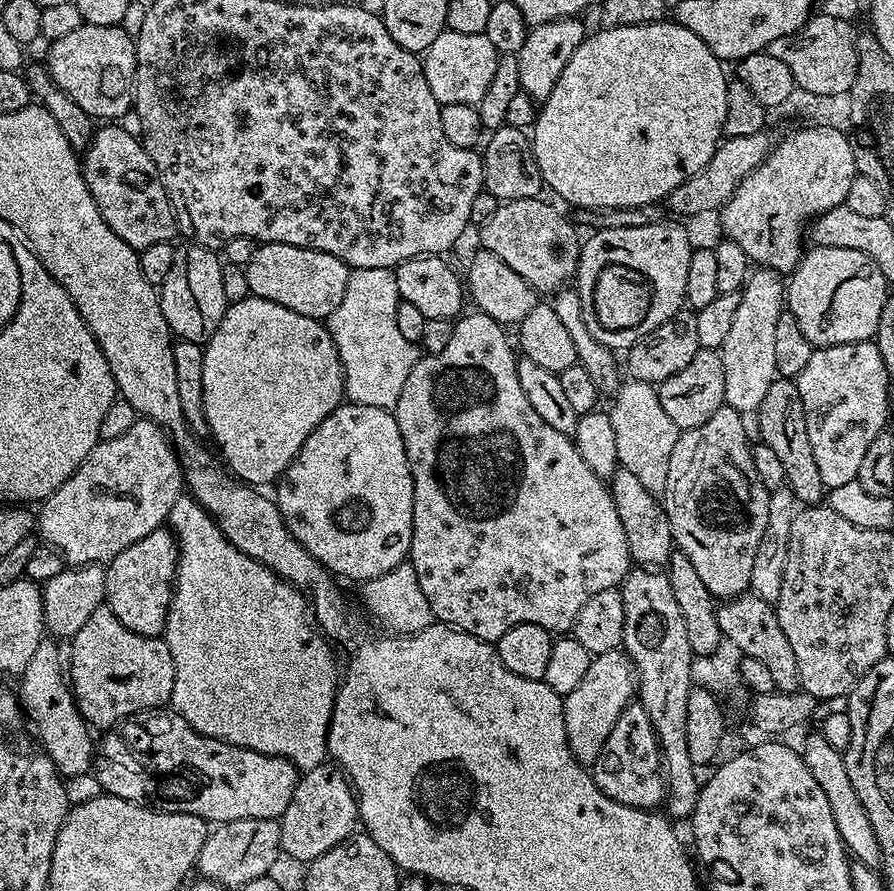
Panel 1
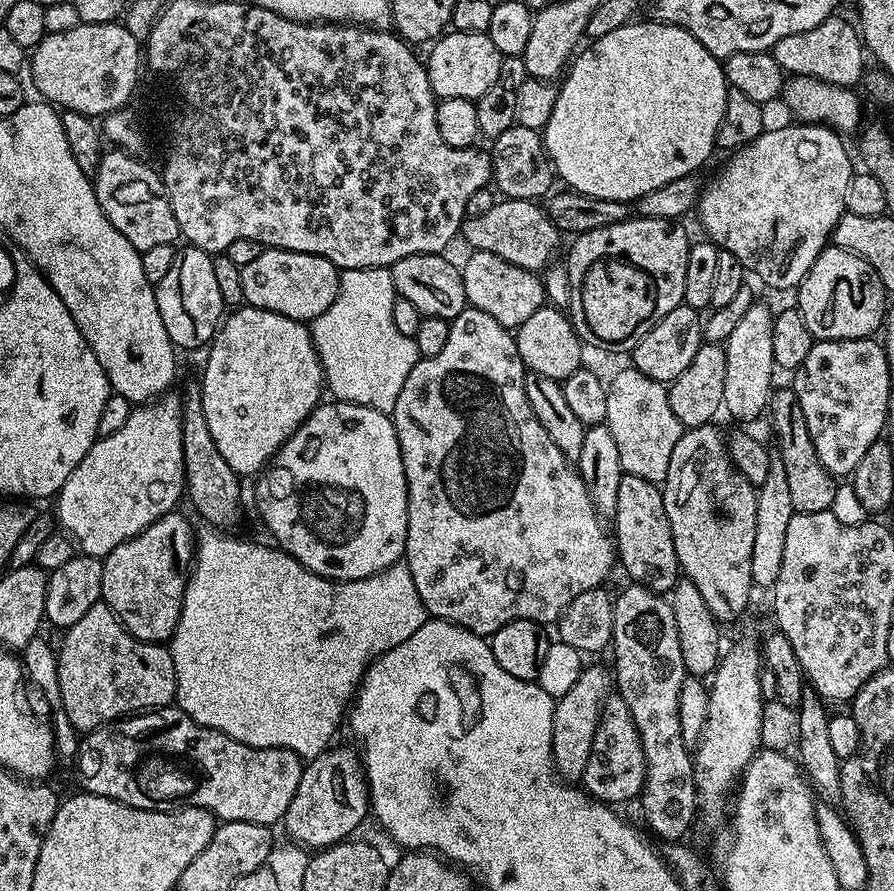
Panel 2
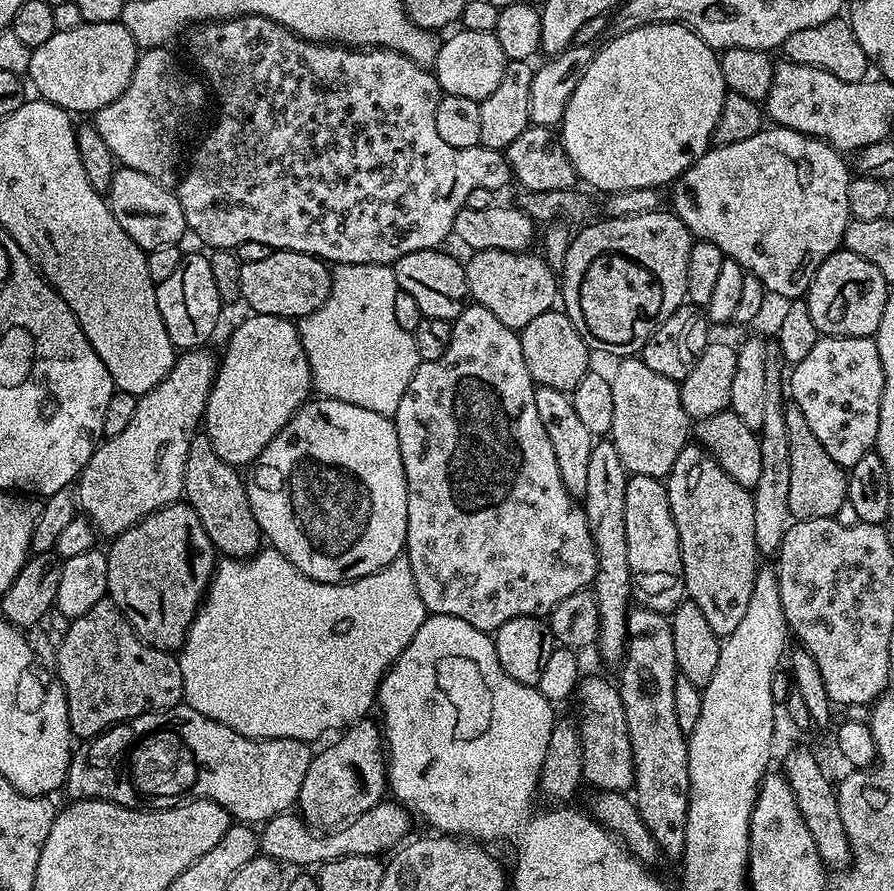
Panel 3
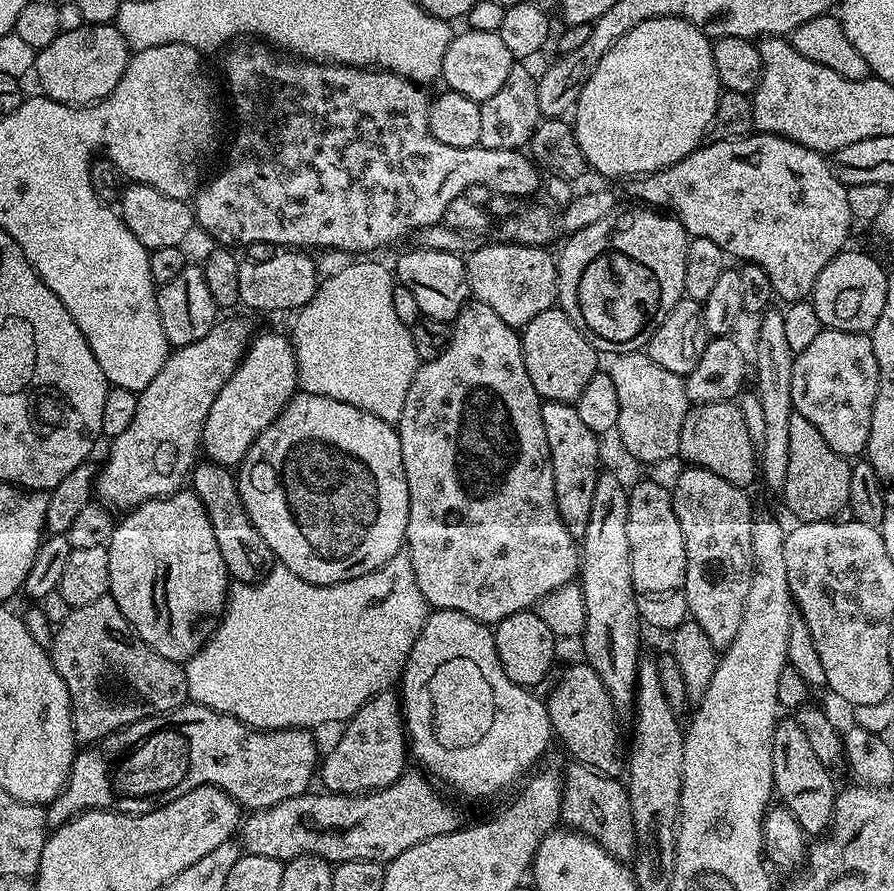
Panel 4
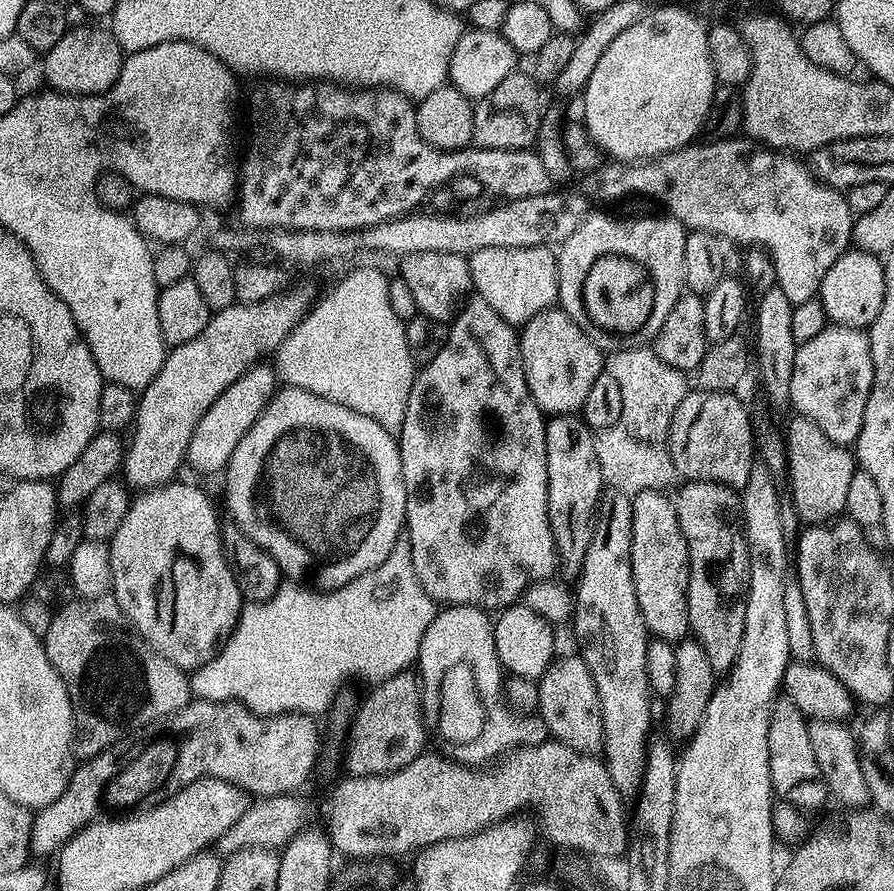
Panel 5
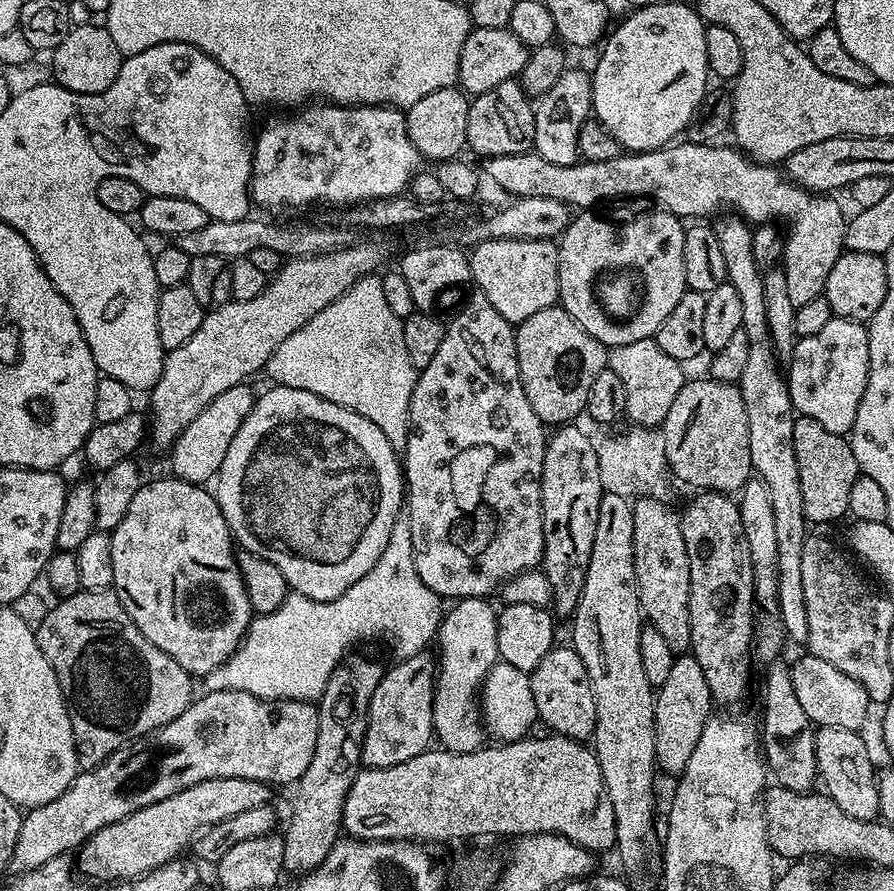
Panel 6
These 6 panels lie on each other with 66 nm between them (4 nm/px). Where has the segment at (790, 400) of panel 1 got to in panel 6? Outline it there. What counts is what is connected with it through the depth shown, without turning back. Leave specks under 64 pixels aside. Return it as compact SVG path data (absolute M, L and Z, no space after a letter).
M797 415L792 422L794 458L798 458L798 482L802 482L802 510L809 525L832 524L845 519L850 506L850 489L862 475L854 450L845 437L830 434L814 418Z

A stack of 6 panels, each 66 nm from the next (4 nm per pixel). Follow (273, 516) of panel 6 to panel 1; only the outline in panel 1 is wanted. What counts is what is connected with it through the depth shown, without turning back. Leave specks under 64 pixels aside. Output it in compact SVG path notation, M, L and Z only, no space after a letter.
M344 402L302 442L302 450L275 485L274 499L290 534L333 577L373 580L408 560L414 486L403 447L398 422L389 409Z

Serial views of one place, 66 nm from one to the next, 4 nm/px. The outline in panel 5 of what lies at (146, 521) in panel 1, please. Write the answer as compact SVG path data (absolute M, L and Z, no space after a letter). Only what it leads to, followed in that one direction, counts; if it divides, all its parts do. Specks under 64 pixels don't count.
M295 284L262 302L237 302L226 310L212 312L197 337L165 355L158 374L136 401L136 418L130 428L132 441L127 441L122 465L122 480L129 489L158 488L177 479L176 471L185 467L190 438L194 438L202 414L246 370L271 357L317 299L314 285Z

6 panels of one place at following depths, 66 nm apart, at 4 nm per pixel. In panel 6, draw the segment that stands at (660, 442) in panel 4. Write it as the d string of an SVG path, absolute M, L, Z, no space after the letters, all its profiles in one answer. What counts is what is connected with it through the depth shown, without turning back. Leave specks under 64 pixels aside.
M655 338L626 342L626 346L614 346L608 349L608 363L606 365L614 374L618 374L623 388L626 389L626 416L630 421L641 424L644 428L659 429L664 423L666 414L670 414L670 406L686 383L684 376L685 365L679 360L670 358L658 346Z

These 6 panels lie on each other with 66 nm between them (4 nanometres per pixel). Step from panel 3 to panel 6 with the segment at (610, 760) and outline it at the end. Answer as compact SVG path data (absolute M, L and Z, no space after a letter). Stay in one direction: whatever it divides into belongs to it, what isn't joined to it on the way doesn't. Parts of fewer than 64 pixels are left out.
M553 646L546 658L542 658L542 662L538 662L538 666L530 673L529 680L541 725L549 724L553 733L581 742L587 741L595 733L596 711L590 674L582 658L578 658L571 646Z

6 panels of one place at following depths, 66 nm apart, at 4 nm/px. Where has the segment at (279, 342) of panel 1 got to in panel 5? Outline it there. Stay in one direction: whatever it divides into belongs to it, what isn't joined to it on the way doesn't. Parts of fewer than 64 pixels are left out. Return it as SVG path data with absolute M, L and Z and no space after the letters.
M261 362L254 365L238 382L234 382L225 392L220 395L218 402L202 414L202 422L194 430L194 438L190 438L188 455L186 457L187 467L196 472L223 473L227 469L234 450L238 450L238 442L258 422L258 414L262 414L264 407L268 405L272 395L278 391L278 377L275 367L271 363Z

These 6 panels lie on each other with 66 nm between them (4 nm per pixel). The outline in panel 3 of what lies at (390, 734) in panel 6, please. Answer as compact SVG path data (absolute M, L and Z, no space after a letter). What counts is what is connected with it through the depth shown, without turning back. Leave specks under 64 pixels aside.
M365 718L356 721L343 729L329 748L313 755L298 801L299 815L309 825L320 830L339 829L353 816L361 816L385 799L388 792L386 745L381 725L373 720Z

